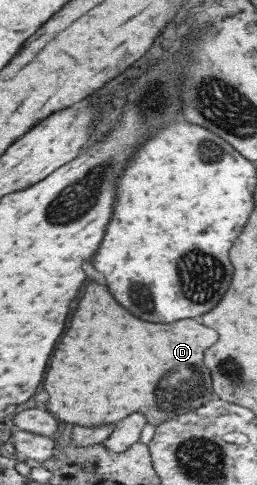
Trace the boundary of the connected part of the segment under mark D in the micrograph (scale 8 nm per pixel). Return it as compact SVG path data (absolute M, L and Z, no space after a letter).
M90 282L82 290L80 306L70 320L70 328L54 352L50 372L46 374L46 392L50 394L50 410L61 421L87 427L120 423L134 412L144 412L149 424L158 428L167 420L192 412L215 398L210 370L204 364L204 352L218 342L218 332L196 320L178 320L178 324L154 324L136 318L130 310L116 302L110 290Z

